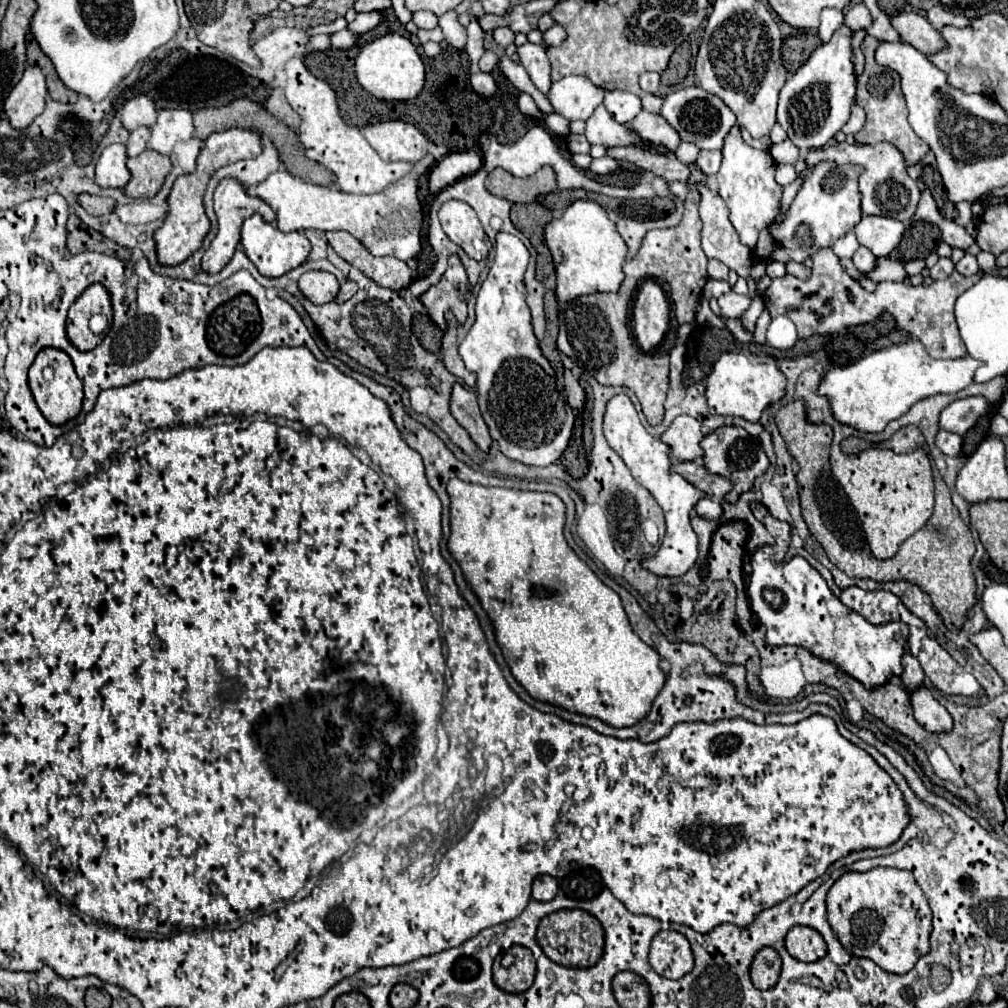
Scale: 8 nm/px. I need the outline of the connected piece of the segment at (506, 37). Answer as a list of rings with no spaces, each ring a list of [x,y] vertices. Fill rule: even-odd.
[[[496,28],[494,30],[494,40],[498,42],[498,44],[502,44],[502,46],[510,46],[510,44],[514,44],[514,32],[510,30],[510,28]]]

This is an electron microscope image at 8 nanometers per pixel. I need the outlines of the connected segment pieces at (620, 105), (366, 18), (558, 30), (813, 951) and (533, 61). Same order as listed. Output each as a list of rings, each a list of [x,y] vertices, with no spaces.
[[[620,90],[606,92],[602,104],[610,112],[610,116],[620,124],[628,124],[642,110],[638,96],[634,96],[630,92],[620,92]]]
[[[368,12],[368,14],[358,14],[354,22],[348,24],[348,30],[356,32],[356,34],[364,34],[364,32],[370,32],[372,28],[378,26],[378,22],[382,22],[384,14],[378,14],[378,12]]]
[[[556,24],[554,28],[550,28],[546,34],[544,34],[544,44],[546,46],[560,46],[564,42],[564,28],[560,24]]]
[[[794,926],[786,936],[786,950],[802,962],[816,962],[826,956],[828,946],[820,932],[808,926]]]
[[[522,44],[518,48],[520,64],[530,74],[534,86],[546,94],[546,88],[550,88],[550,62],[546,56],[544,44]]]

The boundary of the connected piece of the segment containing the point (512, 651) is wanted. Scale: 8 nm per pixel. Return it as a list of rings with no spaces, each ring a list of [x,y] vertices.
[[[460,478],[450,480],[448,484],[448,494],[450,494],[450,540],[448,540],[448,550],[452,552],[452,556],[458,560],[466,580],[470,582],[472,590],[476,592],[476,596],[480,598],[484,610],[488,612],[488,616],[492,618],[492,624],[496,628],[496,640],[502,648],[502,654],[506,658],[506,664],[510,666],[514,678],[526,688],[526,692],[534,698],[534,700],[542,700],[554,706],[562,706],[568,712],[574,714],[584,714],[584,716],[594,716],[602,722],[606,722],[608,726],[614,728],[626,728],[626,726],[634,726],[636,722],[640,722],[642,718],[646,718],[650,714],[652,702],[654,698],[660,694],[660,690],[666,684],[666,672],[660,668],[660,654],[648,646],[646,642],[642,642],[638,638],[638,634],[632,630],[628,616],[624,612],[622,600],[620,596],[608,588],[590,568],[584,560],[580,560],[576,556],[576,552],[568,546],[566,538],[564,538],[564,522],[566,522],[566,506],[564,502],[550,492],[528,492],[528,490],[510,490],[510,488],[488,488],[488,486],[480,486],[480,484],[472,484],[472,482],[464,482]]]

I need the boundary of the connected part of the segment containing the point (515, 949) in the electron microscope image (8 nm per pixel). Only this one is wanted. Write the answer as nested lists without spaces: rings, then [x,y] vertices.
[[[512,946],[508,950],[514,956],[514,964],[510,968],[500,966],[500,960],[494,962],[494,982],[498,988],[506,992],[524,992],[534,982],[536,974],[536,960],[532,952],[524,946]]]

